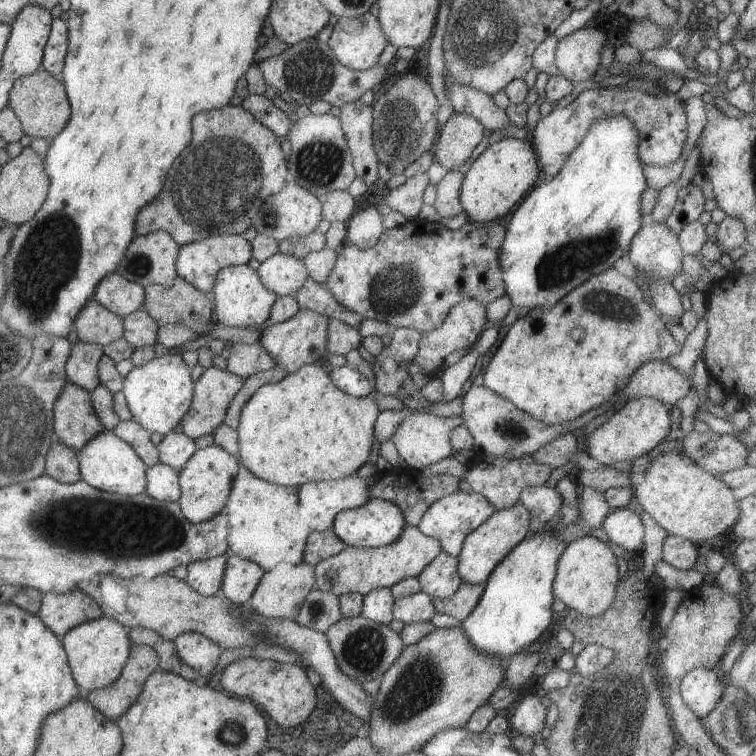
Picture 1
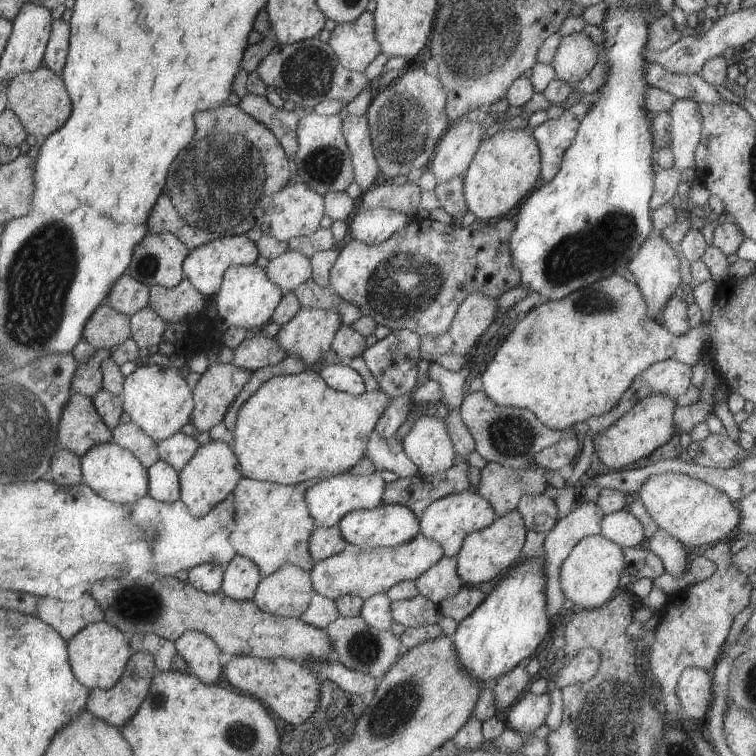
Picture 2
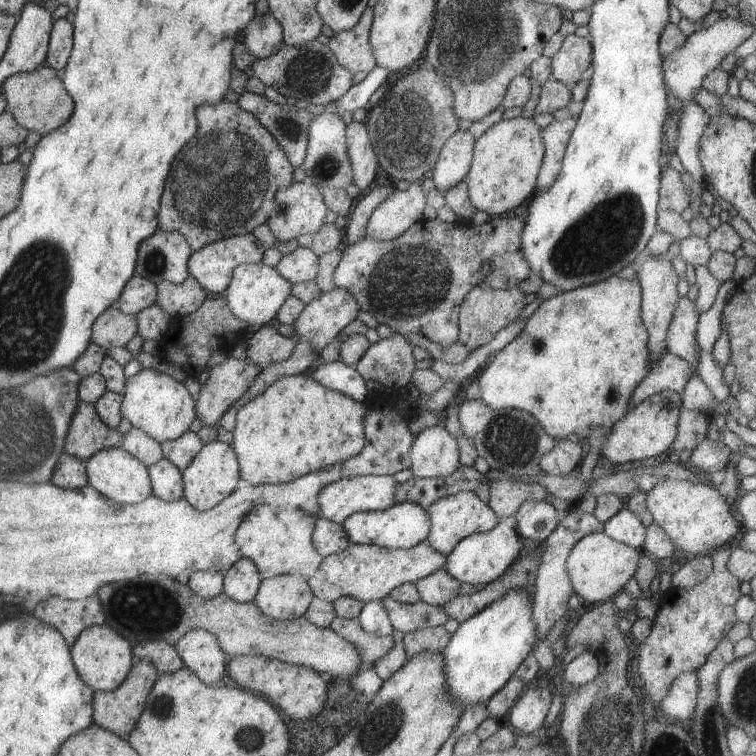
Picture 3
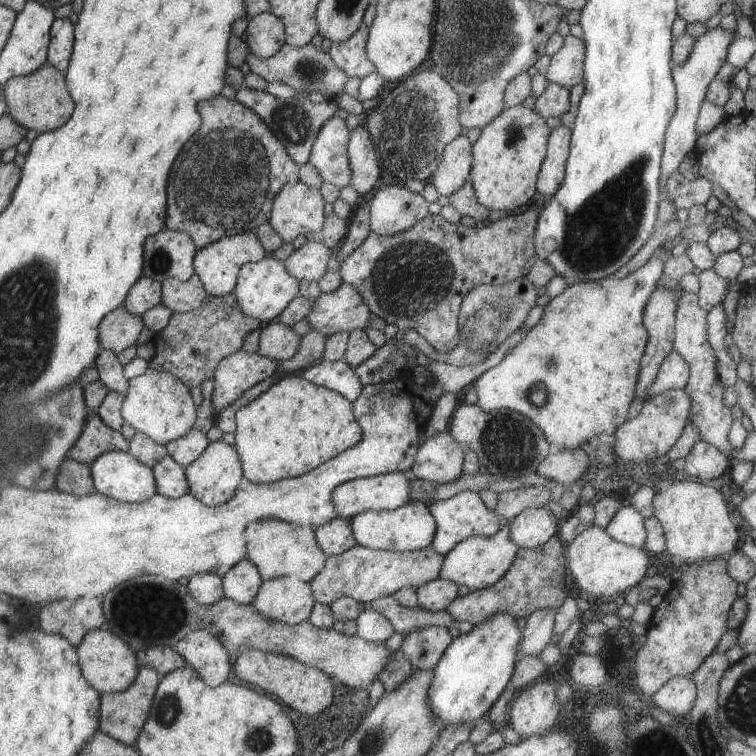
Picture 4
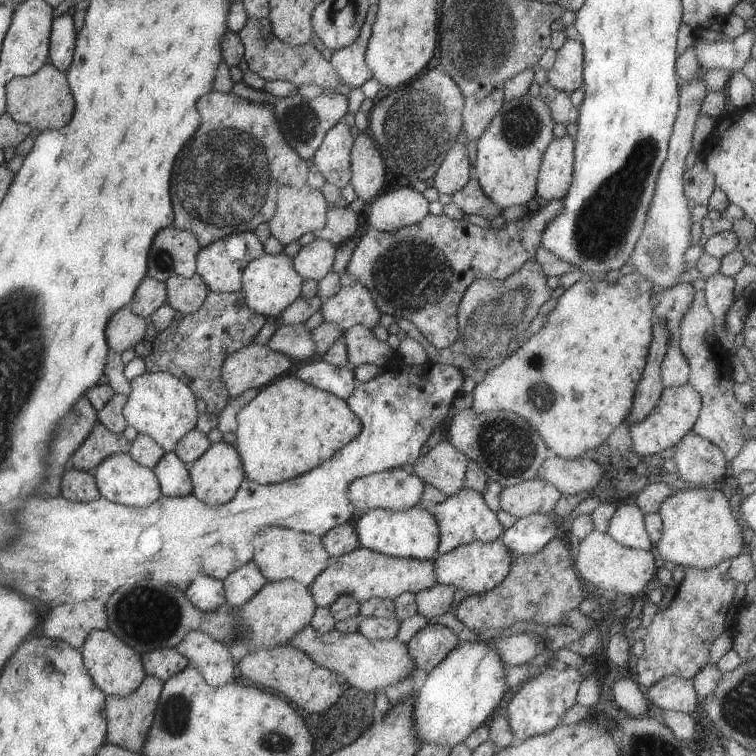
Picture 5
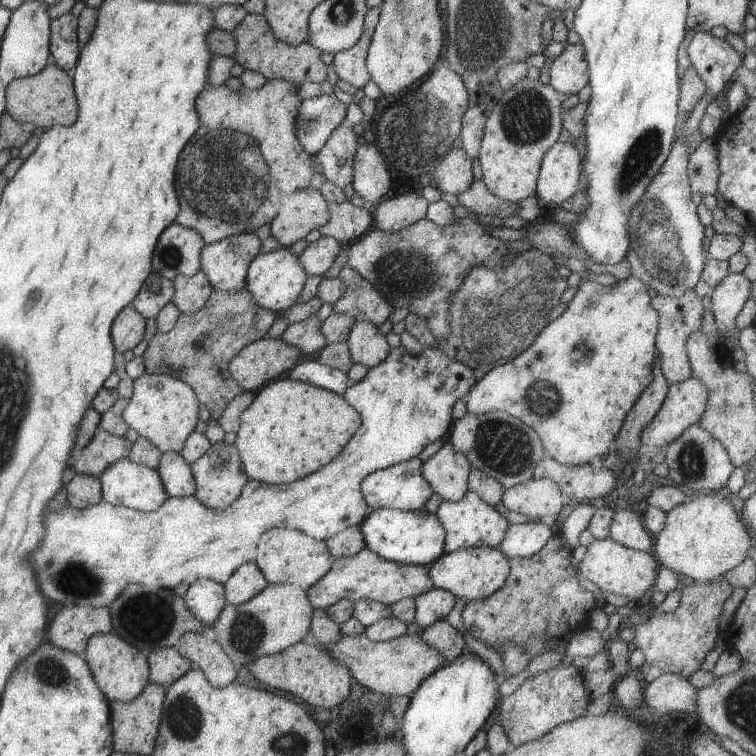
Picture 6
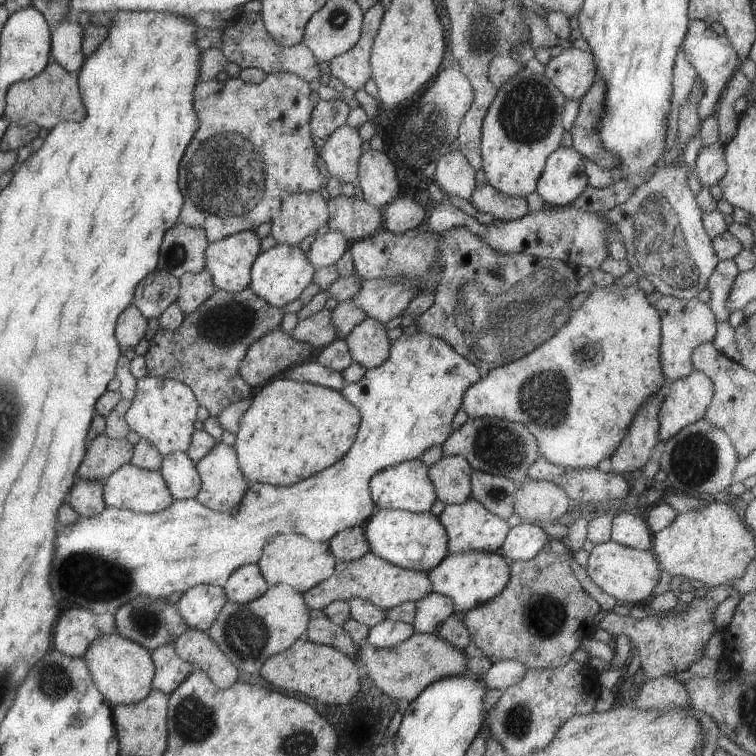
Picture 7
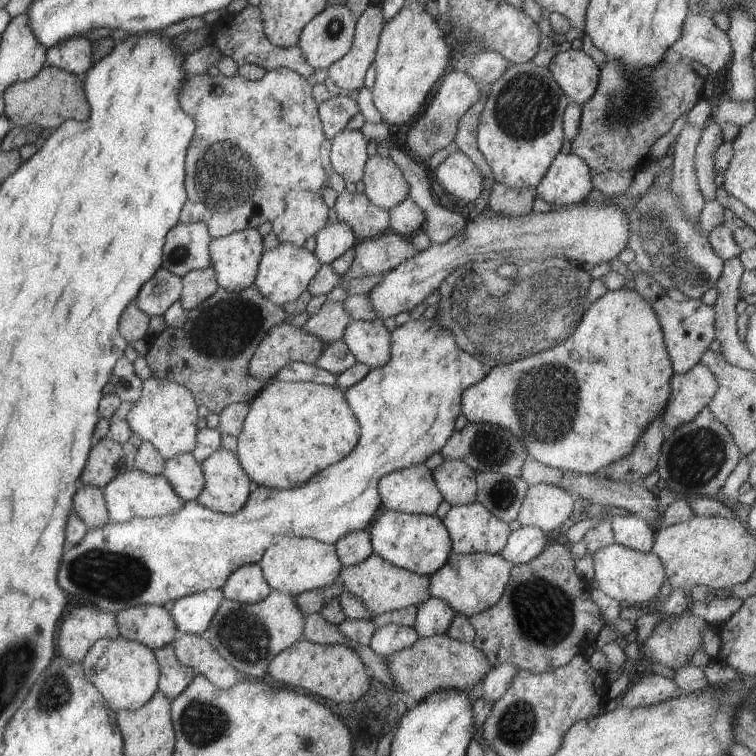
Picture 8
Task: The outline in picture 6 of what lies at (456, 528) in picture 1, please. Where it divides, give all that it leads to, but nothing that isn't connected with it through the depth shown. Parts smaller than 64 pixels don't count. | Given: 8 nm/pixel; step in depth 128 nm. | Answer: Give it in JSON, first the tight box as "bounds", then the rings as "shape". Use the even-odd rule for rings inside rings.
{"bounds":[434,490,508,553],"shape":[[[467,490],[457,502],[441,501],[434,514],[445,531],[444,552],[450,553],[460,548],[498,548],[508,524],[492,506],[483,502],[473,491]]]}

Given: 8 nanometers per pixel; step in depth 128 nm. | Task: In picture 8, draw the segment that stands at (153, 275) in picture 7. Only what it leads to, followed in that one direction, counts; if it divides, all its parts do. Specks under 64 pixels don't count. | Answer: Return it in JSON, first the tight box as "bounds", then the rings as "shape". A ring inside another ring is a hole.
{"bounds":[135,268,182,317],"shape":[[[159,268],[141,286],[135,305],[149,317],[162,316],[165,310],[178,301],[182,290],[182,278],[170,274],[165,268]]]}

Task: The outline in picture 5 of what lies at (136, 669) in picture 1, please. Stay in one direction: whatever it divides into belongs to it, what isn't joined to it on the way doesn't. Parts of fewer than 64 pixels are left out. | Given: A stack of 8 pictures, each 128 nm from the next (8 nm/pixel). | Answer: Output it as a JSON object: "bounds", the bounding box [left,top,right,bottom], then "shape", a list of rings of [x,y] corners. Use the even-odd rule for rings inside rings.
{"bounds":[105,675,162,753],"shape":[[[145,675],[141,684],[128,695],[105,698],[106,742],[139,753],[142,742],[154,717],[154,710],[162,689],[162,682],[156,676]]]}

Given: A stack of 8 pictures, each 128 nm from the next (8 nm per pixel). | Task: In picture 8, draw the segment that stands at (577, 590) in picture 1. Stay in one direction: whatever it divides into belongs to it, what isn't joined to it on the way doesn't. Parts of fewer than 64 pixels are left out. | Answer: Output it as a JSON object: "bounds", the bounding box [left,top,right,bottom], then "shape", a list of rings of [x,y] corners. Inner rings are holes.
{"bounds":[592,544,666,606],"shape":[[[609,544],[592,554],[593,580],[592,585],[619,602],[628,606],[637,606],[657,596],[663,580],[666,579],[661,560],[651,552],[643,553],[623,547],[619,544]]]}

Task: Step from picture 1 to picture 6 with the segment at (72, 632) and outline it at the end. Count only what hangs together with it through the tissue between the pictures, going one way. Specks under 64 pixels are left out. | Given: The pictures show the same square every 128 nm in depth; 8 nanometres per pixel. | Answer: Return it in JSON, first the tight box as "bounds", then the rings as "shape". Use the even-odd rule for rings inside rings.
{"bounds":[83,632,149,702],"shape":[[[113,632],[92,634],[86,642],[83,659],[90,668],[95,684],[109,702],[131,702],[149,682],[146,656]]]}

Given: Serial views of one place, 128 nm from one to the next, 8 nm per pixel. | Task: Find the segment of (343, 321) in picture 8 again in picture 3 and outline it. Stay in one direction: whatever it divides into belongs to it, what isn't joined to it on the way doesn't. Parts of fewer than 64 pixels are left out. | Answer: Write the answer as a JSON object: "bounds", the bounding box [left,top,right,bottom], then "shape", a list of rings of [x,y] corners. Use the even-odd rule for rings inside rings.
{"bounds":[246,323,294,369],"shape":[[[274,323],[259,327],[247,341],[246,358],[261,369],[275,362],[285,361],[293,352],[294,338],[285,338],[275,330]]]}

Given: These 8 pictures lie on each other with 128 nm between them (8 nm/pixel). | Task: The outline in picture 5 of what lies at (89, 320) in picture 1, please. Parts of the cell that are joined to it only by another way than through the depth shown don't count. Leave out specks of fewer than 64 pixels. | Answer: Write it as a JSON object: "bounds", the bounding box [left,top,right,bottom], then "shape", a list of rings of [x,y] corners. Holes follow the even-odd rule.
{"bounds":[104,306,148,355],"shape":[[[128,306],[116,310],[106,322],[104,341],[118,355],[143,340],[148,320],[133,314]]]}

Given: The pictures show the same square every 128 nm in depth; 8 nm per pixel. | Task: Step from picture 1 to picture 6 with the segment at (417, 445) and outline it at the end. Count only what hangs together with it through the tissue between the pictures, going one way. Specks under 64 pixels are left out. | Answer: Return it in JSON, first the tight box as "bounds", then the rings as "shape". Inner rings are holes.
{"bounds":[421,439,471,502],"shape":[[[444,439],[435,454],[422,462],[421,476],[443,501],[457,502],[468,490],[471,467],[465,455],[455,452],[450,442]]]}

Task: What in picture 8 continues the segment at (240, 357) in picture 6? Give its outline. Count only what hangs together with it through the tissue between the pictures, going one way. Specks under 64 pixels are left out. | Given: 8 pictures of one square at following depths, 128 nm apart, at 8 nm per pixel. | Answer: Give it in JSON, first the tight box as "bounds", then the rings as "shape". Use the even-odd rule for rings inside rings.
{"bounds":[247,320,325,383],"shape":[[[286,320],[279,325],[273,326],[263,336],[263,339],[259,342],[257,348],[255,348],[252,358],[249,360],[247,372],[249,372],[253,378],[268,383],[273,380],[275,374],[289,362],[300,361],[309,365],[316,365],[324,348],[325,345],[319,338],[315,338],[313,334],[307,334],[302,327],[295,328]]]}

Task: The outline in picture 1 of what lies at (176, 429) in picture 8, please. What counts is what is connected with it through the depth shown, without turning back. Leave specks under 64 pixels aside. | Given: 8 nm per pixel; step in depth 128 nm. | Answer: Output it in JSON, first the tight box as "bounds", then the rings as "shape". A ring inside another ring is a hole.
{"bounds":[122,353,194,435],"shape":[[[167,353],[154,357],[145,364],[133,367],[122,382],[122,393],[132,420],[137,421],[148,433],[159,432],[166,435],[179,422],[190,407],[194,382],[190,368],[185,365],[181,355]]]}

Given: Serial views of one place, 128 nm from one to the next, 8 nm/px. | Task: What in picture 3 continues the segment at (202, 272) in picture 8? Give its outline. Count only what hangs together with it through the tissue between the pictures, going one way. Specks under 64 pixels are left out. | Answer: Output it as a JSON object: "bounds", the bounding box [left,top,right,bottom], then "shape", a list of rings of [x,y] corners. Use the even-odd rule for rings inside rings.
{"bounds":[155,276,207,318],"shape":[[[189,276],[181,284],[162,281],[157,285],[155,305],[165,310],[169,317],[175,318],[191,314],[201,306],[207,293],[199,286],[199,282]]]}

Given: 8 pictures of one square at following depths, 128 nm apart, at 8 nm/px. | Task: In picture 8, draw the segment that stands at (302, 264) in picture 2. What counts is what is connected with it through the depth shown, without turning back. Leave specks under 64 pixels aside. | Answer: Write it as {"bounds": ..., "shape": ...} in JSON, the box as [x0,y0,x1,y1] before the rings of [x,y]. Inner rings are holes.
{"bounds":[313,222,358,264],"shape":[[[335,222],[323,226],[315,234],[315,250],[313,254],[321,263],[330,264],[348,249],[353,248],[358,240],[353,230],[345,222]]]}

